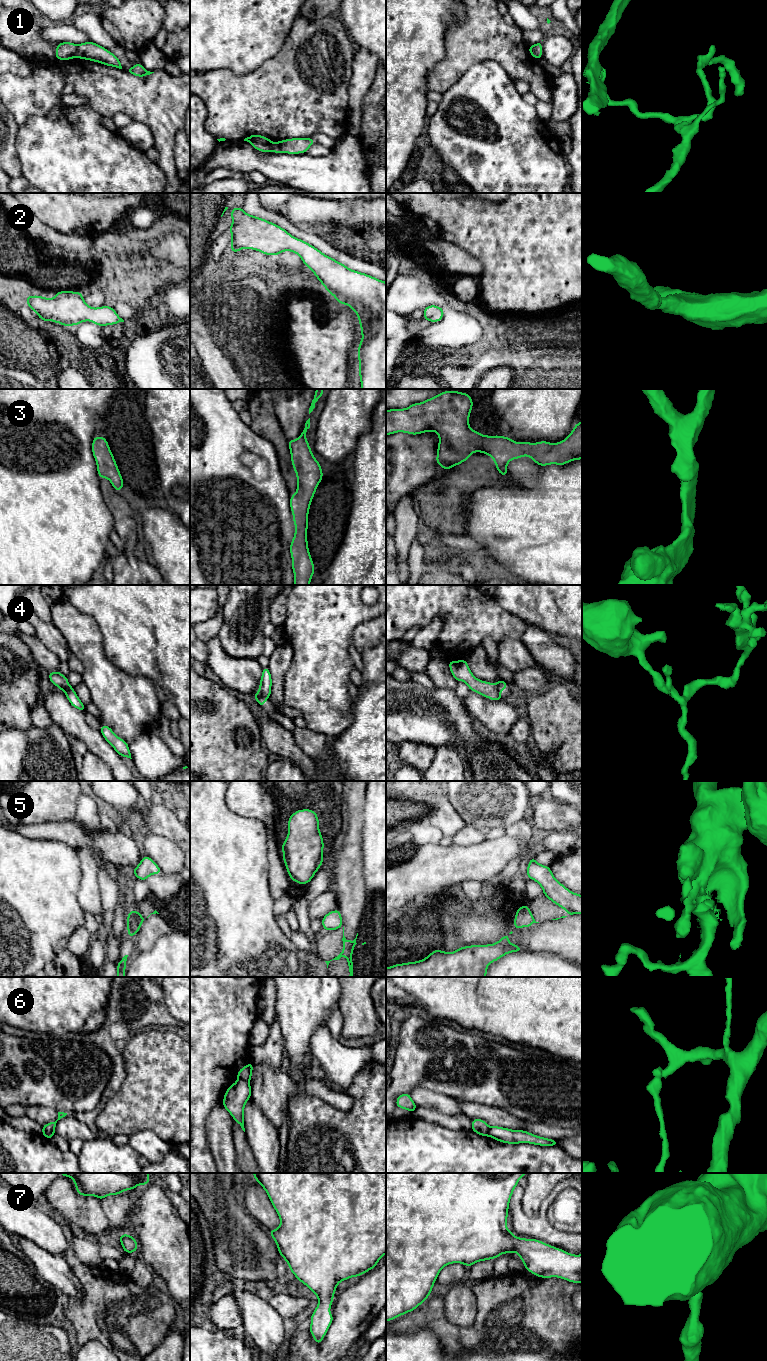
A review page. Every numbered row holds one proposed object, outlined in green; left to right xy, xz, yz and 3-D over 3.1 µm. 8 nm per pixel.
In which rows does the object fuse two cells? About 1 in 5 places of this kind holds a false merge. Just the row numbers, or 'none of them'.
1, 4, 5, 6

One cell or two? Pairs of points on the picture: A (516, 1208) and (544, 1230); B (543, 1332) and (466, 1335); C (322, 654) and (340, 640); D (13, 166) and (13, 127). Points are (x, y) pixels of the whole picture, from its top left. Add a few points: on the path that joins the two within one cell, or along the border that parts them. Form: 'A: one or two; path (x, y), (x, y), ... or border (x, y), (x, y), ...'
A: one; path (521, 1216), (532, 1227), (536, 1227)
B: one; path (524, 1320), (520, 1317), (484, 1318)
C: one; path (326, 650), (336, 640)
D: one; path (10, 156), (10, 137)

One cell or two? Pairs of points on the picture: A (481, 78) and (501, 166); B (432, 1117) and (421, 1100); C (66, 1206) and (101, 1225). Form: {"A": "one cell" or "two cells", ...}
{"A": "one cell", "B": "two cells", "C": "one cell"}

